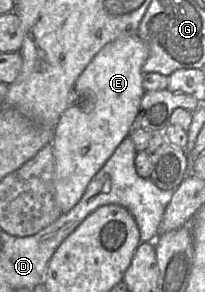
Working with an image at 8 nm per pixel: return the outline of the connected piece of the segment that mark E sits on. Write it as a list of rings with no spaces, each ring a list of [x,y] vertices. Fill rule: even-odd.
[[[137,35],[117,39],[106,44],[76,80],[52,140],[54,198],[61,214],[79,202],[94,175],[130,131],[137,128],[135,118],[145,93],[142,66],[148,54],[147,44]]]

